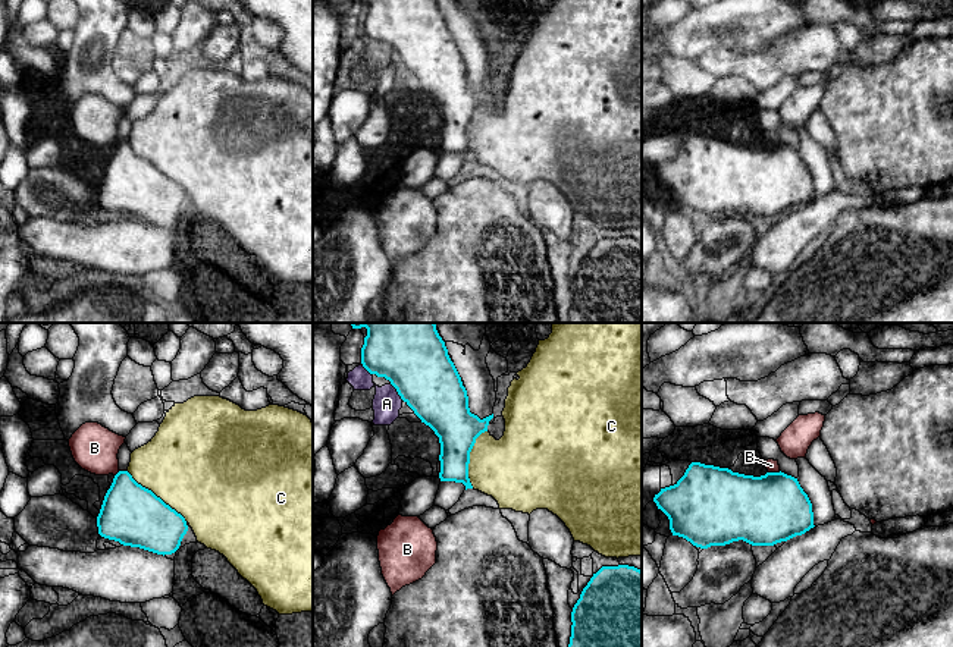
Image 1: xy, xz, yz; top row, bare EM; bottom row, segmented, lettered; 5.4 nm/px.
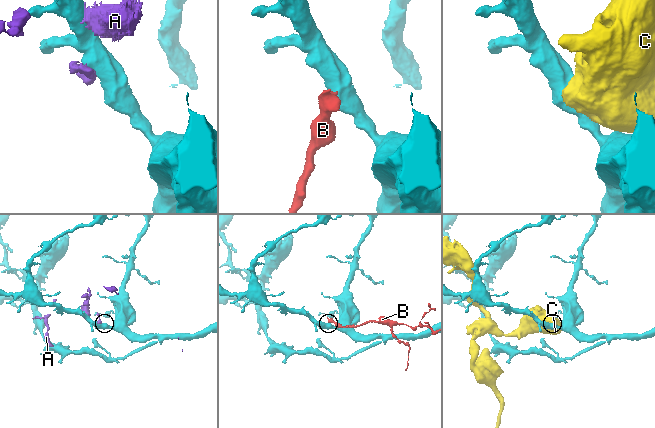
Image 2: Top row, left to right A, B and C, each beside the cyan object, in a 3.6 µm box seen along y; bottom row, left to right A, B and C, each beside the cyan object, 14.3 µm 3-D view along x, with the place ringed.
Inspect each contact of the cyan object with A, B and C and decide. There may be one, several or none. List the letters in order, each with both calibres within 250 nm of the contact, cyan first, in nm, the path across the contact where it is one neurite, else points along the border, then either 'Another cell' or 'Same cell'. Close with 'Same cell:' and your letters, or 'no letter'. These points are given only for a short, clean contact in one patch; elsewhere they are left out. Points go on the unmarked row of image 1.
A: Thickness 360 nm (cyan) against 160 nm. Another cell
B: Thickness 380 nm (cyan) against 70 nm. Boundary: yz (780, 143), (768, 144). Another cell
C: Thickness 320 nm (cyan) against 480 nm. Another cell
Same cell: no letter

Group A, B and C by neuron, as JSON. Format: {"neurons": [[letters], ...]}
{"neurons": [["A"], ["B"], ["C"]]}

